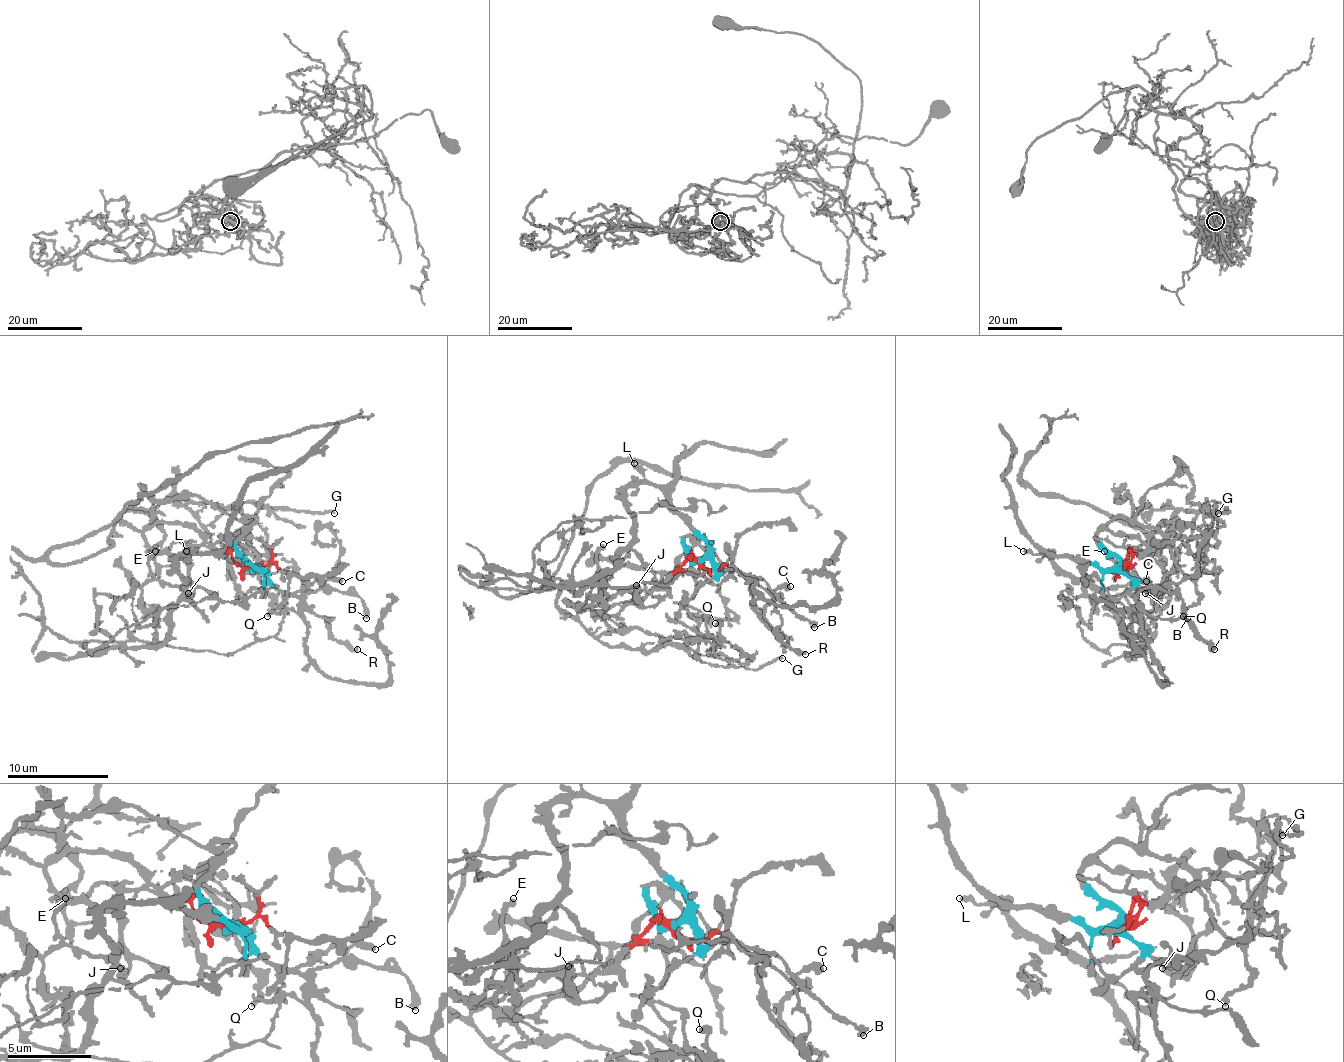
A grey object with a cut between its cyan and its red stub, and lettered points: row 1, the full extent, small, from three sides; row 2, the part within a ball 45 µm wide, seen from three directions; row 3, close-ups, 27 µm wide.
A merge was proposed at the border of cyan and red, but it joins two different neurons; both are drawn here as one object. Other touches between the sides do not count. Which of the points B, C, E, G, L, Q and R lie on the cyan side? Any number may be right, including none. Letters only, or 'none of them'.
B, C, E, G, L, Q, R

